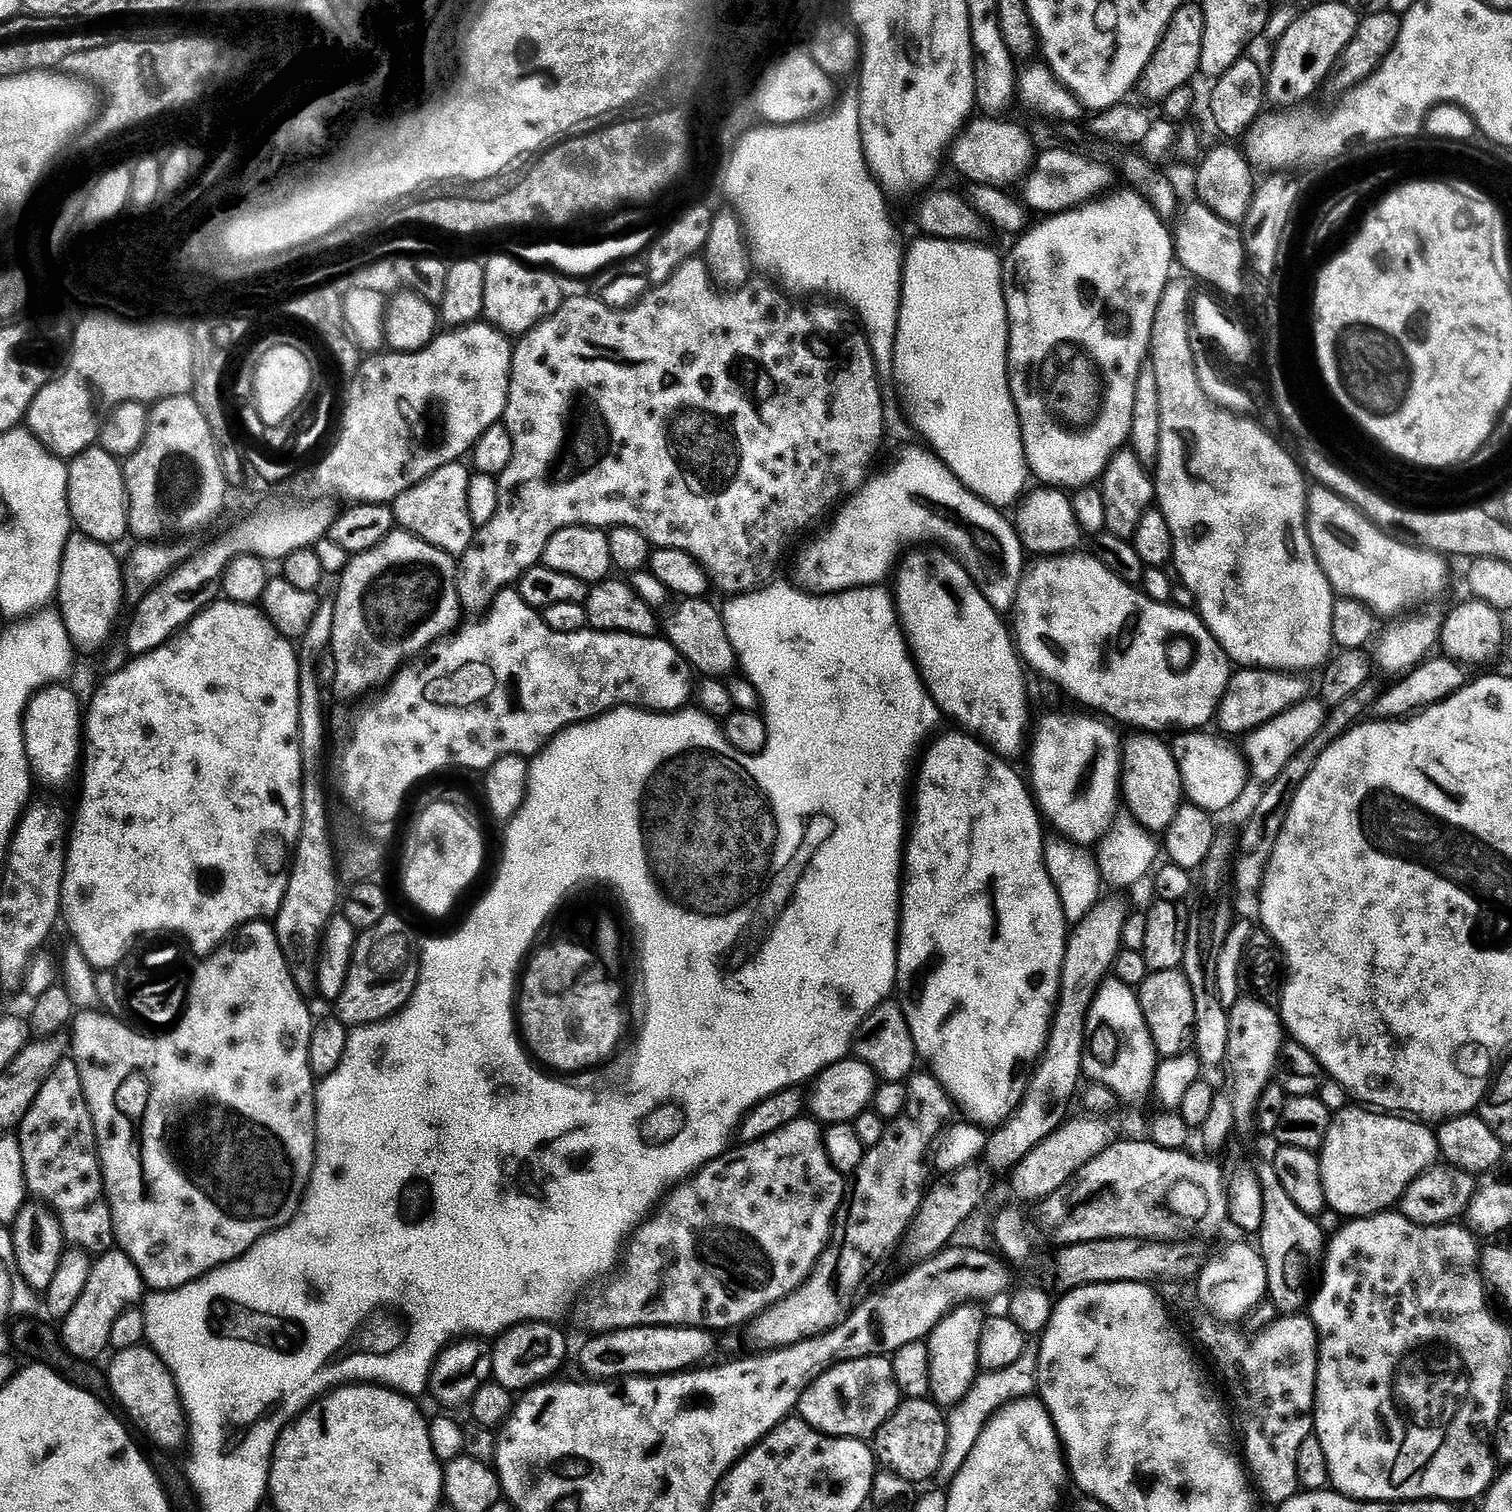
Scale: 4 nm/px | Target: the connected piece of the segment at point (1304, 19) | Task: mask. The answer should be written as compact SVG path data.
M1346 2L1316 4L1309 12L1295 17L1292 25L1275 45L1272 67L1266 72L1266 100L1269 105L1292 108L1308 100L1324 79L1333 75L1340 56L1354 38L1361 17Z

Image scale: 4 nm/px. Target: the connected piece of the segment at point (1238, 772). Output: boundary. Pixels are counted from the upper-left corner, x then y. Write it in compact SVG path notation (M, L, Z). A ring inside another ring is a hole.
M1202 730L1179 733L1177 735L1179 737L1174 742L1171 741L1170 747L1175 756L1175 762L1179 766L1180 783L1183 786L1185 799L1200 809L1219 814L1219 812L1224 812L1232 807L1239 800L1246 788L1246 778L1249 779L1250 772L1245 757L1237 749L1231 751L1206 733Z

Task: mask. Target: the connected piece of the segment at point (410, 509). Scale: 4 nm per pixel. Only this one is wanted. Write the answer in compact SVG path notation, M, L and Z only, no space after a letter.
M463 463L447 464L438 469L433 476L427 476L422 482L418 482L410 490L406 490L394 502L397 525L405 532L412 532L418 538L438 546L443 552L457 558L463 556L464 551L471 548L474 543L474 525L468 509L468 481L470 472Z

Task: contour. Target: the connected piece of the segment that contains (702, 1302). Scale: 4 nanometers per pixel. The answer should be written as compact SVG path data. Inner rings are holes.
M797 1118L785 1126L779 1128L771 1138L763 1141L762 1146L756 1144L744 1144L737 1152L729 1151L718 1160L712 1160L704 1165L695 1176L687 1182L675 1185L663 1197L660 1209L656 1216L649 1215L631 1233L623 1253L624 1272L620 1272L608 1284L604 1292L604 1301L596 1304L584 1320L592 1328L597 1328L600 1334L616 1334L621 1330L643 1330L645 1328L703 1328L705 1330L717 1330L716 1328L736 1328L739 1324L747 1325L756 1317L763 1315L768 1308L775 1307L785 1298L802 1287L812 1271L816 1269L826 1249L829 1247L836 1223L836 1213L840 1211L846 1200L846 1180L830 1162L824 1145L824 1133L821 1125L811 1119Z

